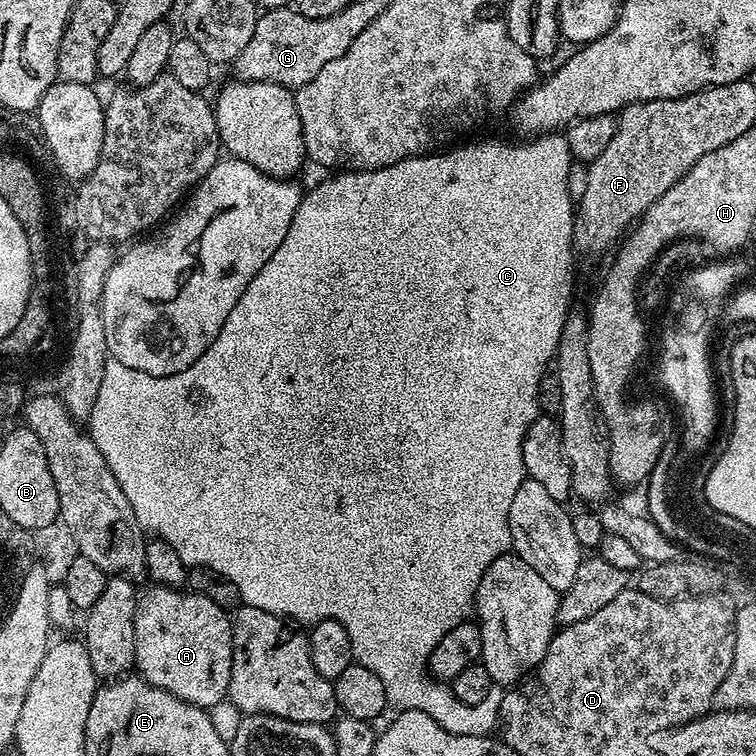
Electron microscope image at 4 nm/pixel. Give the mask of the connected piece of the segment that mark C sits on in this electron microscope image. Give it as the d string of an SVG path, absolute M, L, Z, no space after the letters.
M541 134L541 135L539 135L539 136L537 136L537 137L535 137L535 139L533 139L533 140L532 140L532 141L531 141L531 142L528 142L528 143L532 143L532 144L516 144L516 145L514 145L514 146L513 146L513 148L511 148L511 146L510 146L510 145L508 145L508 144L468 144L468 145L466 145L466 146L465 146L465 148L456 148L456 147L453 147L453 148L452 148L452 149L451 149L451 150L444 150L444 151L441 151L441 152L440 152L440 153L439 153L439 154L425 154L425 155L422 155L422 156L409 156L409 157L407 157L407 158L405 158L405 159L402 159L402 160L400 160L400 161L399 161L399 163L397 163L397 164L392 164L392 165L391 165L391 166L389 166L389 168L374 168L374 169L371 169L371 170L344 170L344 171L341 171L341 172L340 172L340 173L339 173L339 174L332 174L332 175L329 175L329 176L332 176L332 177L330 177L330 178L329 178L329 180L324 180L324 181L322 181L322 182L321 182L321 184L320 184L320 185L318 185L318 186L317 186L317 188L312 188L312 189L310 189L310 190L309 190L309 192L308 192L308 189L307 189L307 191L305 191L305 192L304 192L304 193L303 193L303 195L301 195L301 197L300 197L300 205L299 205L299 206L298 206L298 210L297 210L297 211L296 211L296 213L295 213L295 214L294 214L294 218L293 218L293 219L292 219L292 221L291 221L291 222L290 222L290 230L286 230L286 238L282 238L282 246L278 246L278 250L274 250L274 254L270 254L270 262L266 262L266 266L262 266L262 270L258 270L258 274L254 274L254 278L253 278L253 279L252 279L252 281L251 281L251 282L250 282L250 286L246 286L246 290L245 290L245 291L244 291L244 293L243 293L243 294L242 294L242 298L238 298L238 302L237 302L237 303L236 303L236 305L235 305L235 306L234 306L234 310L230 310L230 314L229 314L229 315L228 315L228 317L227 317L227 318L226 318L226 322L225 322L225 323L224 323L224 325L223 325L223 326L222 326L222 330L221 330L221 331L220 331L220 332L219 332L219 334L218 334L218 335L216 335L216 337L215 337L215 338L214 338L214 342L213 342L213 343L212 343L212 345L210 345L210 347L209 347L209 348L208 348L208 349L207 349L207 350L206 350L206 351L204 351L204 353L202 353L202 354L201 354L201 355L200 355L200 357L198 357L198 358L197 358L197 359L196 359L196 361L194 361L194 363L192 363L192 364L191 364L191 365L190 365L190 367L189 367L189 368L182 368L182 369L179 369L179 370L172 370L172 371L169 371L169 372L168 372L168 373L167 373L167 374L153 374L153 373L152 373L152 372L151 372L151 371L148 371L148 370L145 370L145 369L142 369L142 368L131 368L131 367L130 367L130 366L126 366L126 365L125 365L125 364L124 364L124 362L123 362L123 359L120 359L120 358L110 358L110 359L108 359L108 361L107 361L107 362L106 362L106 366L105 366L105 367L104 367L104 369L103 369L103 370L102 370L102 386L98 386L98 398L94 398L94 410L93 410L93 411L92 411L92 415L91 415L91 416L89 416L89 417L88 417L88 419L87 419L87 421L86 421L86 424L87 424L87 427L88 427L88 426L90 426L90 427L92 427L92 430L91 430L91 429L90 429L90 437L91 437L91 439L92 439L92 441L93 441L93 443L95 443L95 444L96 444L96 446L97 446L97 448L98 448L98 450L99 450L99 451L100 451L100 453L101 453L101 454L102 454L102 458L104 458L104 459L105 459L105 462L106 462L106 466L108 466L108 467L109 467L109 468L110 468L110 470L111 470L111 471L112 471L112 472L113 472L113 476L114 476L114 478L116 478L116 479L117 479L117 485L118 485L118 486L120 486L120 487L121 487L121 491L122 491L122 493L124 493L124 494L125 494L125 496L126 496L126 501L128 501L128 502L130 502L130 506L131 506L131 507L132 507L132 509L133 509L133 510L134 510L134 518L138 518L138 522L139 522L139 523L140 523L140 527L141 527L141 528L143 528L143 529L144 529L144 531L145 531L145 533L148 533L148 534L155 534L155 535L156 535L156 536L157 536L157 537L159 537L159 539L162 539L162 540L165 540L165 541L166 541L166 542L167 542L167 544L169 544L169 545L170 545L170 546L174 546L174 550L178 550L178 558L182 558L182 559L183 559L183 560L185 560L185 562L191 562L191 563L192 563L192 560L193 560L193 562L194 562L194 563L196 563L196 564L201 564L201 566L202 566L202 567L204 567L204 568L213 568L213 570L214 570L214 571L216 571L216 572L217 572L217 574L218 574L218 575L220 575L220 576L225 576L225 578L226 578L226 579L228 579L228 580L229 580L229 582L230 582L230 583L232 583L232 584L233 584L233 586L234 586L234 587L236 587L236 592L237 592L237 594L238 594L238 595L240 595L240 596L241 596L241 598L242 598L242 599L244 599L244 601L243 601L243 603L244 603L244 604L245 604L245 605L247 605L247 607L250 607L250 608L257 608L257 609L258 609L258 610L266 610L266 611L267 611L267 612L269 612L269 613L270 613L270 614L274 614L274 615L275 615L275 616L283 616L283 617L284 617L284 619L285 619L285 620L287 620L287 621L289 621L289 622L295 622L295 623L296 623L296 624L297 624L297 625L300 625L300 626L311 626L311 625L313 625L313 624L317 624L317 623L318 623L318 622L319 622L319 620L336 620L336 621L338 621L338 622L339 622L339 624L341 624L341 625L342 625L342 626L346 626L346 634L350 634L350 646L351 646L351 647L352 647L352 659L353 659L353 661L355 661L355 663L358 663L358 664L361 664L361 665L362 665L362 666L366 666L366 670L371 670L371 672L372 672L372 673L374 673L374 674L378 674L378 678L379 678L379 679L380 679L380 681L381 681L381 682L382 682L382 687L384 687L384 689L385 689L385 690L386 690L386 698L387 698L387 699L388 699L388 703L389 703L389 705L391 705L391 707L392 707L392 708L393 708L393 709L396 709L396 710L399 710L399 711L401 711L401 712L405 712L405 711L406 711L406 710L422 710L422 714L430 714L430 718L434 718L434 722L438 722L438 726L442 726L442 730L446 730L446 731L447 731L447 732L449 732L449 733L450 733L450 734L462 734L462 735L463 735L463 736L486 736L486 735L489 735L489 734L492 734L492 733L495 733L495 731L494 731L494 730L495 730L495 728L496 728L496 731L497 731L497 728L498 728L498 716L497 716L497 713L496 713L496 712L495 712L495 711L492 711L492 712L484 712L484 711L488 711L488 710L481 710L481 709L480 709L480 708L471 708L471 707L470 707L470 706L466 706L466 702L458 702L458 698L457 698L457 697L456 697L456 695L455 695L455 694L454 694L454 693L453 693L453 692L452 692L452 689L451 689L451 687L449 687L449 685L448 685L448 684L447 684L447 683L444 683L444 682L441 682L441 681L439 681L439 680L435 680L435 678L433 678L433 677L432 677L432 673L431 673L431 672L429 672L429 670L428 670L428 659L429 659L429 658L430 658L430 654L431 654L431 653L432 653L432 651L433 651L433 650L434 650L434 646L438 646L438 641L440 641L440 640L441 640L441 638L443 638L443 637L444 637L444 636L445 636L445 634L450 634L450 630L454 630L454 626L458 626L458 625L459 625L459 624L463 624L463 623L465 623L465 621L467 621L467 620L468 620L468 619L469 619L469 617L471 617L471 616L472 616L472 615L473 615L473 612L474 612L474 605L475 605L475 602L476 602L476 591L477 591L477 590L478 590L478 586L479 586L479 585L480 585L480 583L481 583L481 582L482 582L482 574L486 574L486 570L487 570L487 569L488 569L488 567L489 567L489 566L490 566L490 562L494 562L494 561L495 561L495 560L497 560L497 559L498 559L498 557L499 557L499 556L503 556L503 555L505 555L505 553L507 553L507 552L508 552L508 551L509 551L509 548L510 548L510 545L511 545L511 543L512 543L512 539L511 539L511 538L510 538L510 526L509 526L509 525L508 525L508 511L509 511L509 510L510 510L510 501L511 501L511 500L512 500L512 499L514 499L514 493L516 493L516 492L517 492L517 490L518 490L518 486L522 486L522 482L523 482L523 481L524 481L524 480L525 480L525 479L526 479L526 473L525 473L525 470L524 470L524 463L523 463L523 462L522 462L522 442L523 442L523 441L524 441L524 435L525 435L525 434L526 434L526 430L527 430L527 429L528 429L528 427L530 427L530 426L531 426L531 425L532 425L532 423L533 423L533 422L534 422L534 421L535 421L535 420L536 420L536 417L537 417L537 415L538 415L538 409L537 409L537 406L536 406L536 395L537 395L537 394L538 394L538 386L539 386L539 385L540 385L540 379L541 379L541 378L542 378L542 374L543 374L543 373L544 373L544 372L547 372L547 371L549 371L549 368L550 368L550 365L551 365L551 364L552 364L552 363L553 363L553 360L554 360L554 357L555 357L555 354L556 354L556 349L555 349L555 348L553 348L553 347L552 347L552 344L555 344L555 345L556 345L556 346L558 346L558 342L559 342L559 341L560 341L560 339L559 339L559 338L558 338L558 337L556 337L556 333L559 333L559 334L562 334L562 326L563 326L563 325L564 325L564 319L563 319L563 318L562 318L562 317L561 317L561 314L560 314L560 312L566 312L566 311L564 311L564 300L573 300L573 299L571 299L571 298L569 298L569 296L568 296L568 279L570 279L570 278L571 278L571 277L573 277L573 276L574 276L574 274L573 274L573 273L571 273L571 272L570 272L570 271L569 271L569 270L568 270L568 268L569 268L569 267L570 267L570 266L571 266L571 265L572 265L572 264L574 264L574 260L573 260L573 259L571 259L571 258L570 258L570 257L568 257L568 251L569 251L569 250L571 250L571 249L573 249L573 248L574 248L574 241L573 241L573 238L572 238L572 226L573 226L573 223L574 223L574 201L573 201L573 198L572 198L572 195L571 195L571 194L569 194L569 193L568 193L568 191L567 191L567 190L566 190L566 178L567 178L567 177L568 177L568 175L569 175L569 174L570 174L570 166L571 166L571 165L572 165L572 164L573 164L573 162L574 162L574 157L573 157L573 155L572 155L572 151L571 151L571 150L570 150L570 146L569 146L569 145L568 145L568 141L567 141L567 139L565 139L565 137L564 137L564 136L563 136L563 135L560 135L560 134Z

